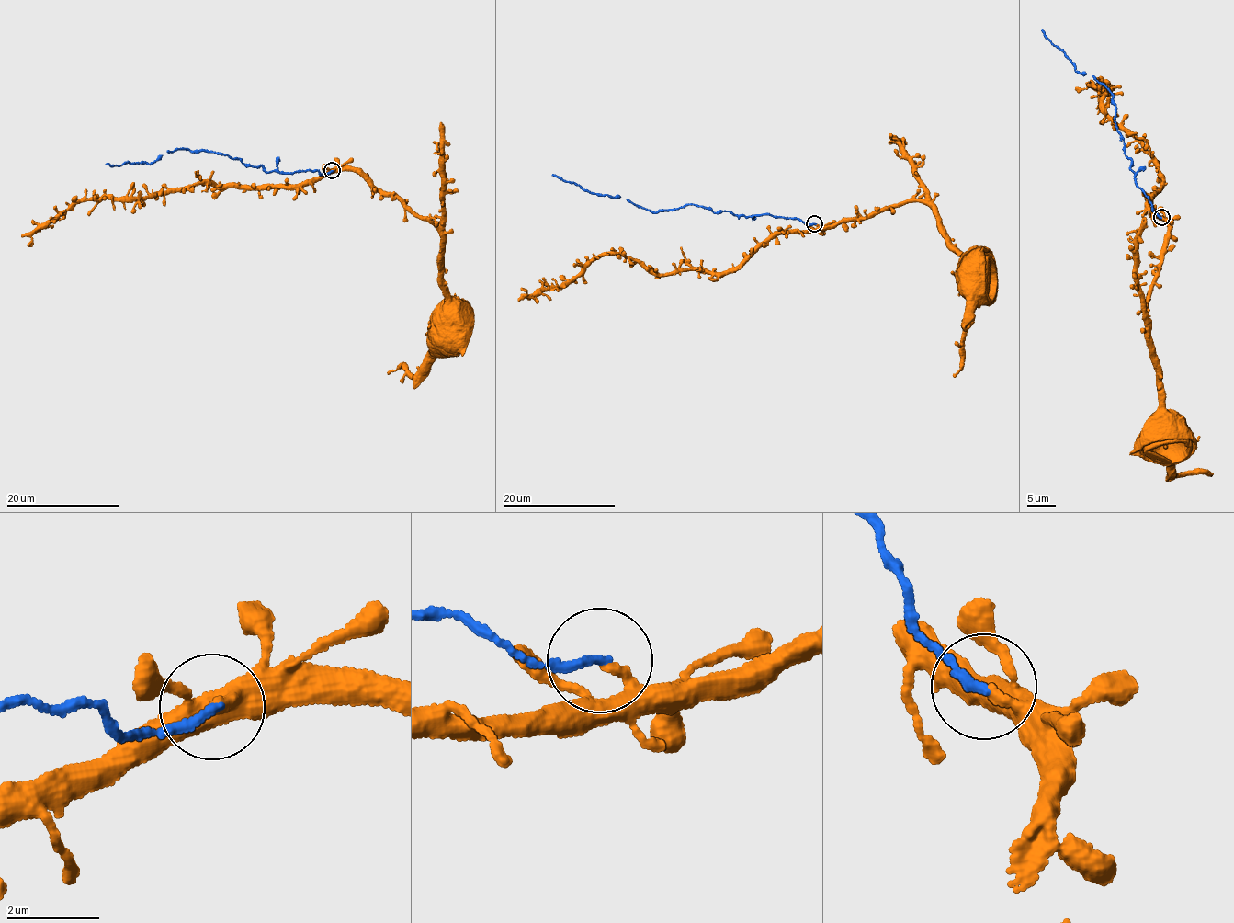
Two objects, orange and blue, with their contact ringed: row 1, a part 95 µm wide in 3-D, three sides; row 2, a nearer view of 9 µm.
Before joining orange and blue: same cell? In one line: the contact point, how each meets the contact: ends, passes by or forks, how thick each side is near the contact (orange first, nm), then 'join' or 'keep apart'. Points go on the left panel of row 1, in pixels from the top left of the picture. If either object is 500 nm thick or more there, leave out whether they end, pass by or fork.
at (332, 170); orange ends there; blue ends there; 240 nm thick on the orange side, 180 nm on the other; keep apart

